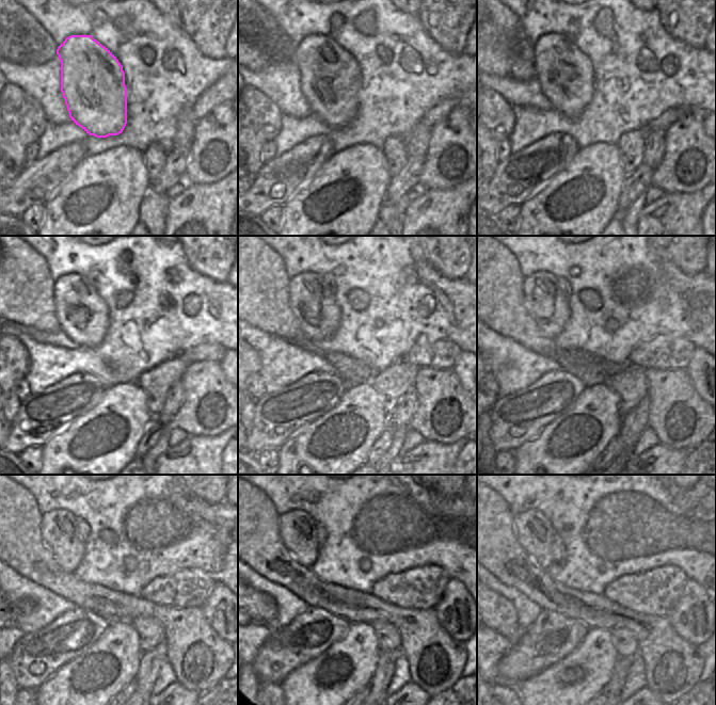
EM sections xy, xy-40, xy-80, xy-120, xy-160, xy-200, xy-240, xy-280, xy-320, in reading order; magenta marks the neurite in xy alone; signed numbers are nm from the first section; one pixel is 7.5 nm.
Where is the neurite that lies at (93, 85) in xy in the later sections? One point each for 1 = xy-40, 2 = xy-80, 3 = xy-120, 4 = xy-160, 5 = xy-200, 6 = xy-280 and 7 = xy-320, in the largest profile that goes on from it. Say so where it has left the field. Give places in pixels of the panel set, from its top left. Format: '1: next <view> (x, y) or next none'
1: next xy-40 (330, 78)
2: next xy-80 (566, 76)
3: next xy-120 (81, 314)
4: next xy-160 (313, 303)
5: next xy-200 (543, 298)
6: next xy-280 (298, 531)
7: next xy-320 (534, 531)

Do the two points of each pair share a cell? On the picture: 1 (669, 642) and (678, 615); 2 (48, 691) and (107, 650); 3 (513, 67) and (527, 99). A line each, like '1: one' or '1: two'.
1: two
2: one
3: two

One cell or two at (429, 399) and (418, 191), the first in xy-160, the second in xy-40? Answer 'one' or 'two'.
two

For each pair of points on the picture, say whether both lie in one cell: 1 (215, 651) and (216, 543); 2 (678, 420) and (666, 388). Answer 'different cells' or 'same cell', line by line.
1: different cells
2: same cell

